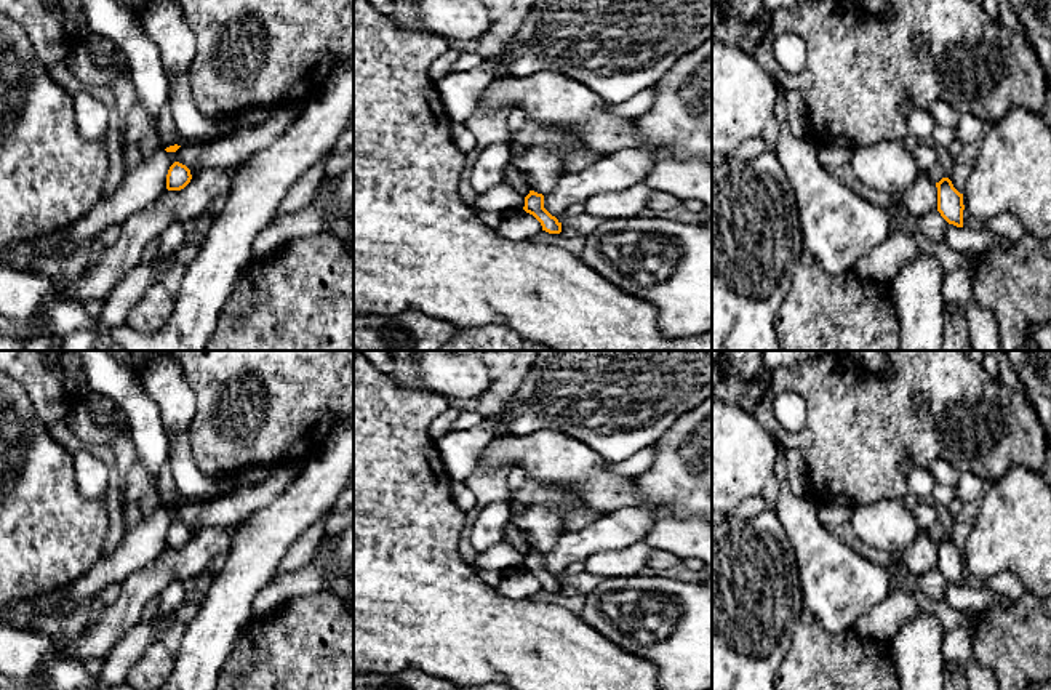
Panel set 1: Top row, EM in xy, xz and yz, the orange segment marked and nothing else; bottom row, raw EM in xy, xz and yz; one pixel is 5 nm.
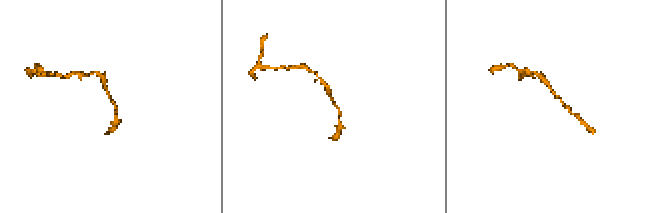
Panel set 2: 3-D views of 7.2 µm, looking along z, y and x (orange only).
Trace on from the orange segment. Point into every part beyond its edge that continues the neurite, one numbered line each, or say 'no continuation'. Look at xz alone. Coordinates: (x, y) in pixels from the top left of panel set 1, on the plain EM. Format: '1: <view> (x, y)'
no continuation

